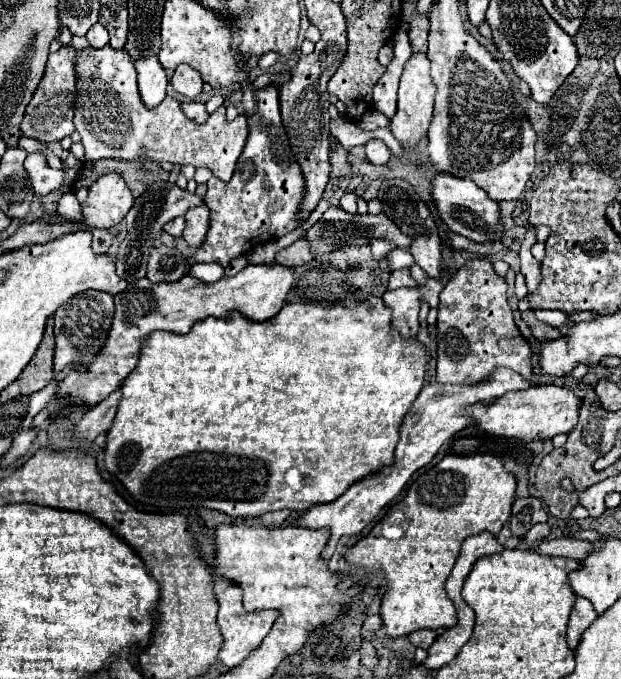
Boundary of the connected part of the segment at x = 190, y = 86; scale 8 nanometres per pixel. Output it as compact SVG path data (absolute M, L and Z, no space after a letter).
M180 64L176 70L174 70L174 76L170 80L172 88L182 94L182 96L188 96L188 98L196 98L200 92L202 92L202 78L200 78L200 72L188 68L186 64Z

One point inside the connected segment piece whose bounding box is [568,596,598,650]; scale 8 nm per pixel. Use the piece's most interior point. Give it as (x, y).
(582, 615)

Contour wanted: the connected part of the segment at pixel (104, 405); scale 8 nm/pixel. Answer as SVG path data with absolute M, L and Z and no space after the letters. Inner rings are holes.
M120 386L108 396L104 398L104 402L96 404L94 408L90 408L82 420L78 422L76 430L74 430L74 436L76 438L88 438L88 440L94 440L100 432L108 430L112 426L112 420L114 420L114 414L118 410L118 402L120 402Z

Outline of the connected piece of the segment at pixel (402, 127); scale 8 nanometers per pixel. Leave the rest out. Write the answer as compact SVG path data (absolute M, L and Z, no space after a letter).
M412 54L408 64L404 64L404 72L400 78L398 90L398 112L390 118L390 130L398 138L398 142L406 148L416 146L418 140L426 134L430 120L432 120L432 106L434 106L434 84L430 78L430 60L426 54Z

